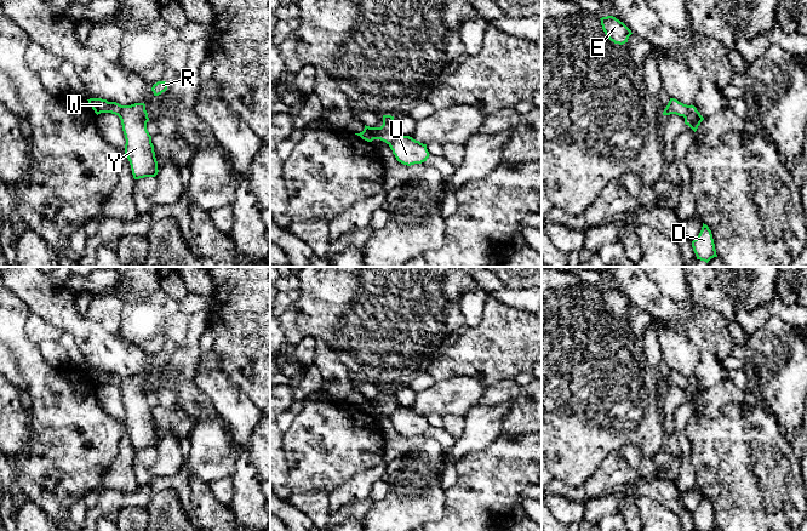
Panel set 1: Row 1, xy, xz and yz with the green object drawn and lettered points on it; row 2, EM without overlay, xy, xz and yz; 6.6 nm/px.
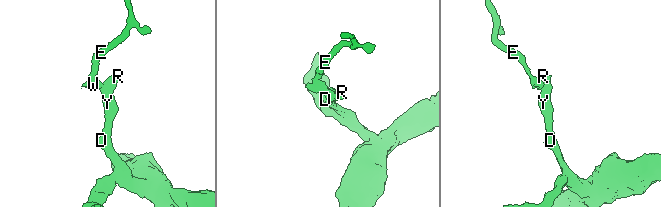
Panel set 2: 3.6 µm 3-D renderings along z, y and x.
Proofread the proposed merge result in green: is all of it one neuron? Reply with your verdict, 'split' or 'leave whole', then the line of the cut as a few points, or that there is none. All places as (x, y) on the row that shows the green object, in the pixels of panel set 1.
split | yz (688, 106), (687, 113), (684, 116)

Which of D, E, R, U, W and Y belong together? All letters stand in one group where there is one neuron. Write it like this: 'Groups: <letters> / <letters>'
Groups: D R U Y / E W

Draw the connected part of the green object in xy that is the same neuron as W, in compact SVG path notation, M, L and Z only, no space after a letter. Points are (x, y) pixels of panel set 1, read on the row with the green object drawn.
M90 98L87 101L97 115L101 113L111 113L120 116L121 114L122 105L116 102L108 102L102 98Z

